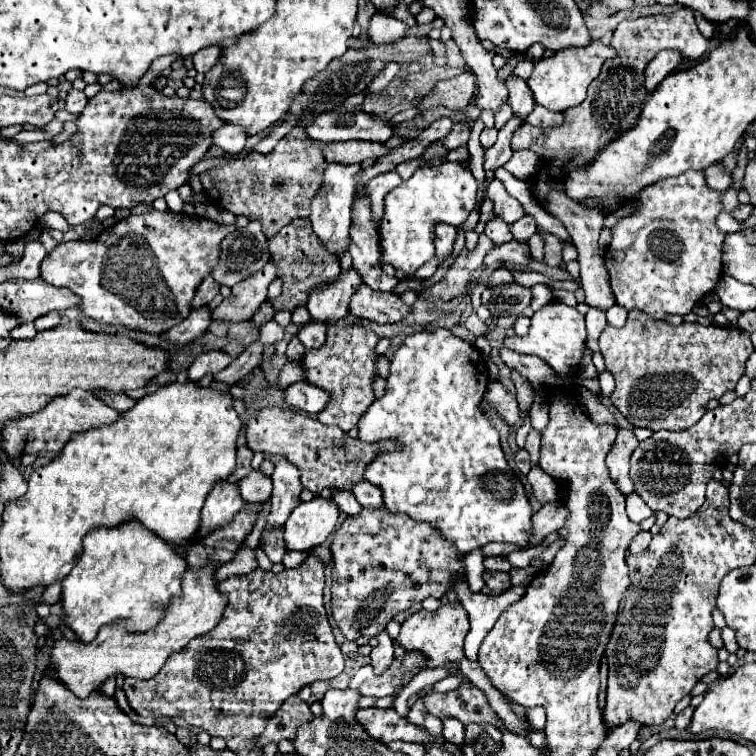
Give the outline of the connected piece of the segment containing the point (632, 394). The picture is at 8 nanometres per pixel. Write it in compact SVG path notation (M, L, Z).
M638 308L628 312L628 320L622 328L606 326L600 334L600 352L606 362L606 370L612 372L616 388L610 396L612 406L632 424L640 428L656 430L686 430L704 416L706 404L712 398L720 398L724 392L734 390L736 382L744 376L744 364L754 352L750 334L736 326L702 326L698 322L684 322L672 326L662 320L652 320Z

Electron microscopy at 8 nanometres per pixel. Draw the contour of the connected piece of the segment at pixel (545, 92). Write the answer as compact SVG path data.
M592 40L592 44L588 44L586 48L562 48L558 52L554 52L548 58L542 58L532 76L528 78L528 86L534 94L536 104L554 110L554 112L564 112L566 108L578 106L584 98L586 98L586 90L590 86L590 82L600 74L600 68L606 60L612 60L614 48L610 44L604 44L602 40Z

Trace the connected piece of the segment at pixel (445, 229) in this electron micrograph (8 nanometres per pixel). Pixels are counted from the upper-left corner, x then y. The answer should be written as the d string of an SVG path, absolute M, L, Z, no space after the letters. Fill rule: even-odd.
M448 224L436 226L436 258L440 260L440 264L452 256L454 240L456 240L456 228Z

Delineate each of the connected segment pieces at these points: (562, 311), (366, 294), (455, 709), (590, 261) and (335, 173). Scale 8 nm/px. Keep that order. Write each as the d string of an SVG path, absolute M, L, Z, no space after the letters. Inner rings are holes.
M558 300L546 304L544 308L540 308L538 312L534 312L532 316L532 326L530 326L530 332L526 336L510 336L504 340L504 346L510 348L515 352L521 354L534 354L539 356L543 360L546 360L546 364L552 366L555 372L558 372L560 376L574 376L578 372L578 366L580 366L580 358L582 358L582 344L586 340L586 326L584 326L584 316L576 310L576 308L570 308Z
M362 284L350 302L350 312L358 318L368 318L380 324L388 324L404 320L412 310L400 300L398 294L372 292L366 284Z
M460 684L448 694L430 694L426 696L426 708L430 714L440 720L446 716L458 718L464 726L470 722L496 724L496 712L488 706L488 700L482 690L472 684Z
M550 192L546 196L546 208L552 216L556 216L568 230L572 242L576 244L578 248L578 262L580 262L580 286L584 288L586 292L586 304L590 306L596 306L596 308L602 308L602 310L608 310L610 306L614 306L614 296L612 296L612 290L610 290L610 280L608 280L608 272L606 272L606 266L604 266L604 254L602 250L598 248L598 236L600 236L600 230L602 230L602 222L604 222L604 212L600 210L590 210L590 208L584 208L580 206L578 202L570 200L564 192Z
M328 164L324 170L324 182L318 194L312 198L310 204L310 222L324 242L324 246L340 256L348 248L348 228L350 228L350 204L356 188L354 176L360 172L360 166L344 166L344 164Z

